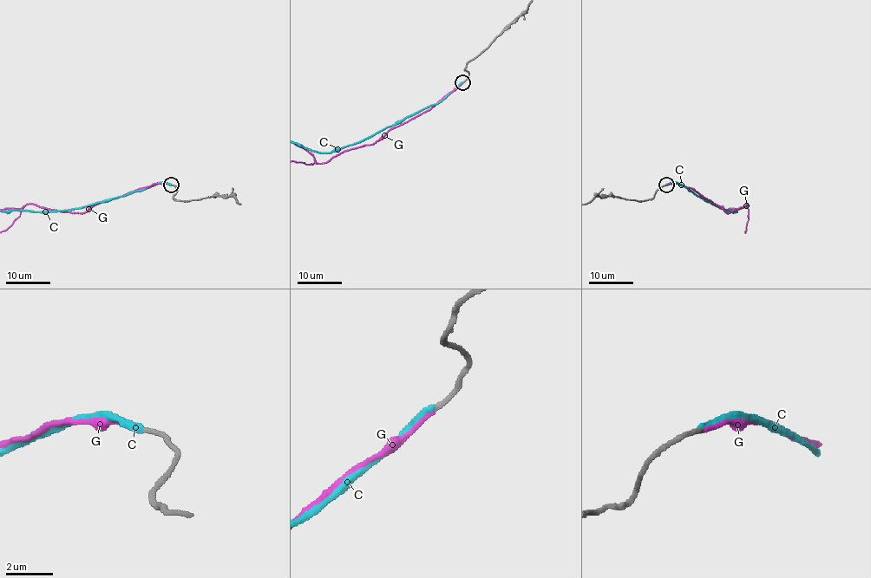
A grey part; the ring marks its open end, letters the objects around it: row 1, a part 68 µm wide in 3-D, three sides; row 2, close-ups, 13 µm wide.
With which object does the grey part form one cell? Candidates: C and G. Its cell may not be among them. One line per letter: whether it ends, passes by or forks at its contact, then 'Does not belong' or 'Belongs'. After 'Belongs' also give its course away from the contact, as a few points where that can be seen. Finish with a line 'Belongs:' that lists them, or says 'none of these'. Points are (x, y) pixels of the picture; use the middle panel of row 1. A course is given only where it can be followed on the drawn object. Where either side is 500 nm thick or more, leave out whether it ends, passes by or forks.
C: It ends there. Does not belong
G: It ends there. Belongs
Belongs: G

